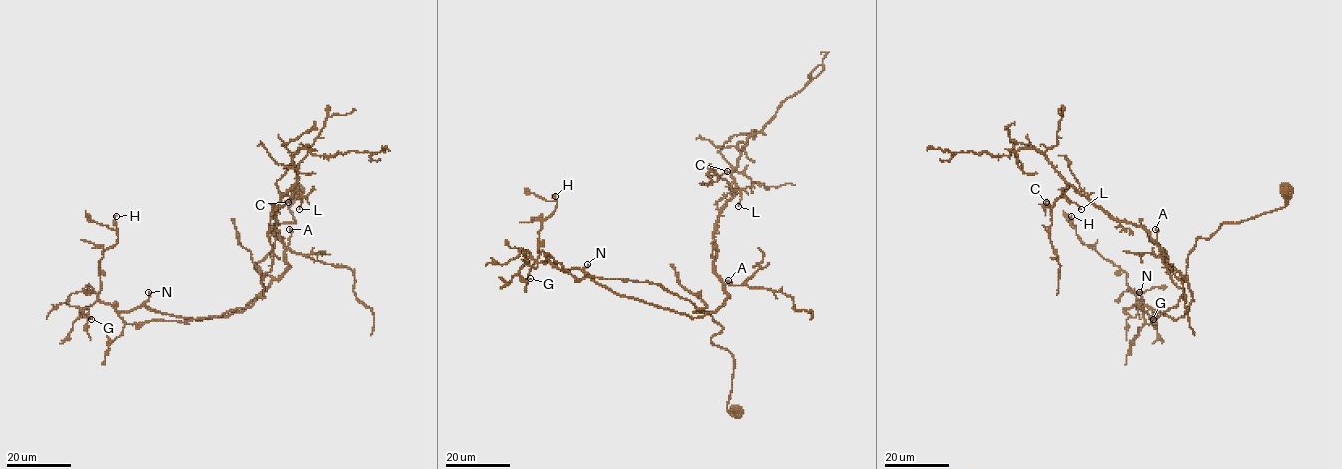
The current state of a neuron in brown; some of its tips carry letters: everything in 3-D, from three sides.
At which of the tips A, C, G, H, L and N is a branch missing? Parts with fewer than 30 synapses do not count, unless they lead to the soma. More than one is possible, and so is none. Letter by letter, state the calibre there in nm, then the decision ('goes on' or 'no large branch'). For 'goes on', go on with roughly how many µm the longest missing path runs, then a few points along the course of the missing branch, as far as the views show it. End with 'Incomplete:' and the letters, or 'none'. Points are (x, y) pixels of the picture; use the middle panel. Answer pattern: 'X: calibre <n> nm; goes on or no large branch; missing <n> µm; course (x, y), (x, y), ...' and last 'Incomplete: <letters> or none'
A: calibre 90 nm; no large branch
C: calibre 80 nm; no large branch
G: calibre 170 nm; no large branch
H: calibre 140 nm; no large branch
L: calibre 160 nm; no large branch
N: calibre 170 nm; goes on; missing 35 µm; course (587, 264), (576, 248), (581, 235), (587, 245), (580, 268), (589, 279), (587, 284)
Incomplete: N

